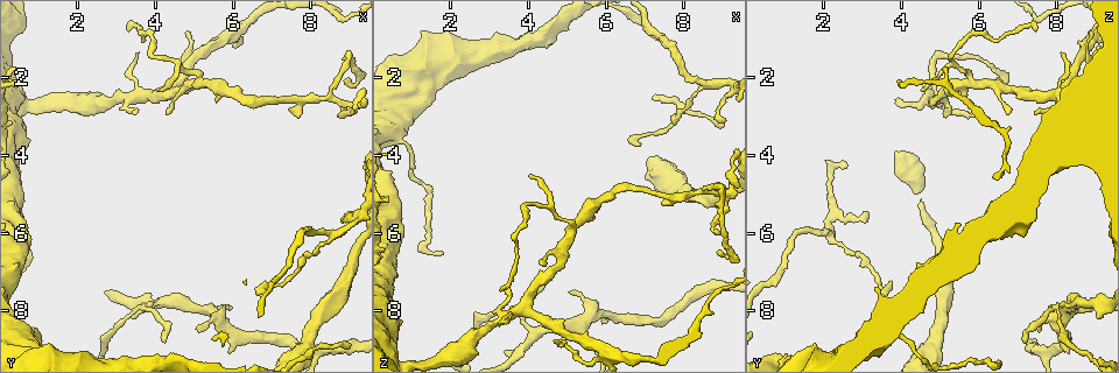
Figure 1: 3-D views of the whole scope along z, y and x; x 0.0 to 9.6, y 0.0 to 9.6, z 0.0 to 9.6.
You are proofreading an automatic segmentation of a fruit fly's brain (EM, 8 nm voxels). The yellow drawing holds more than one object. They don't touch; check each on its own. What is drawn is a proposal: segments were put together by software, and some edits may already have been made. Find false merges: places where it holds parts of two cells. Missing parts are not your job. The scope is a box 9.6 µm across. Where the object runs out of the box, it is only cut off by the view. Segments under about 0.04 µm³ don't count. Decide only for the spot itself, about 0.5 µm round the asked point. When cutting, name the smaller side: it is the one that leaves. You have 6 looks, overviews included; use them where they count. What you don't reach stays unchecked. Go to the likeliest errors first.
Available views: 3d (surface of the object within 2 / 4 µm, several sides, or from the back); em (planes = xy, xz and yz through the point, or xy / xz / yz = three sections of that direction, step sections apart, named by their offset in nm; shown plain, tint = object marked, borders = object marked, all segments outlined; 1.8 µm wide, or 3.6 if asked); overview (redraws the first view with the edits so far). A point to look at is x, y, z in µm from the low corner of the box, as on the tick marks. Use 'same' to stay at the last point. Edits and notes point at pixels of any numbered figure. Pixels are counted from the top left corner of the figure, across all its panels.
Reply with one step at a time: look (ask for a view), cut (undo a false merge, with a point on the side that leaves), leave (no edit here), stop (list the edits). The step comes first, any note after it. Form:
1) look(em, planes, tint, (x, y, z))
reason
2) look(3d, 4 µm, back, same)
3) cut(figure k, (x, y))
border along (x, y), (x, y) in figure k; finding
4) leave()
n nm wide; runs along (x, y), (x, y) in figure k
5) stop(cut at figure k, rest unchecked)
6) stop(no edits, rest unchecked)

look(3d, 4 µm, (5.60, 8.20, 8.00))
three arms meet

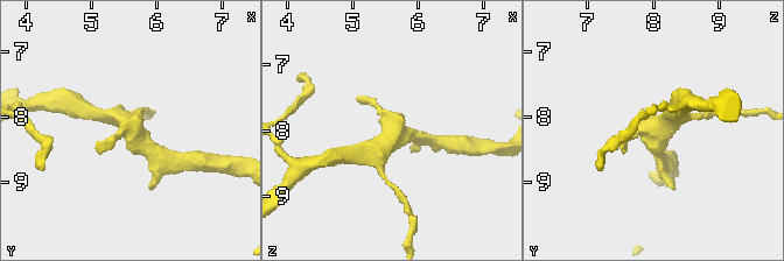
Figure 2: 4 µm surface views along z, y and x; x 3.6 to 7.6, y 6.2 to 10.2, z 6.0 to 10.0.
look(em, planes, borders, (5.65, 8.20, 8.05))

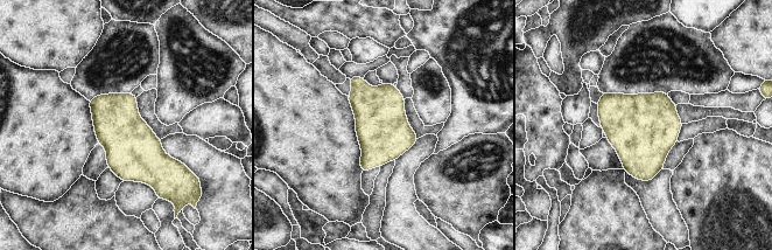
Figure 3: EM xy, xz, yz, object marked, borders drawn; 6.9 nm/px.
leave()
one cell here

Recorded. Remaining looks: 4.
look(em, xz, step 16, tint, (3.85, 2.45, 7.90))
three-way junction

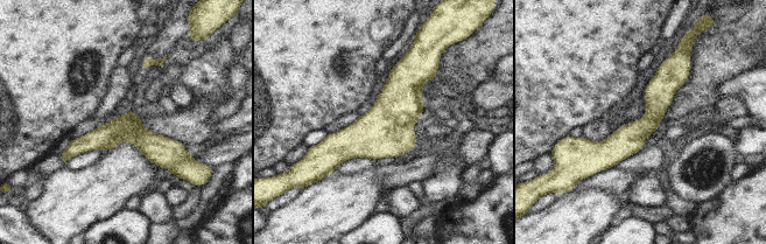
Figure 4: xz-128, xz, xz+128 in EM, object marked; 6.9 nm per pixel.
leave()
160 nm wide; runs along (408, 57), (402, 92), (331, 168) in figure 4; one cell here

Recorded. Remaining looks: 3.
look(3d, 4 µm, (0.65, 8.60, 3.55))
sudden change in width

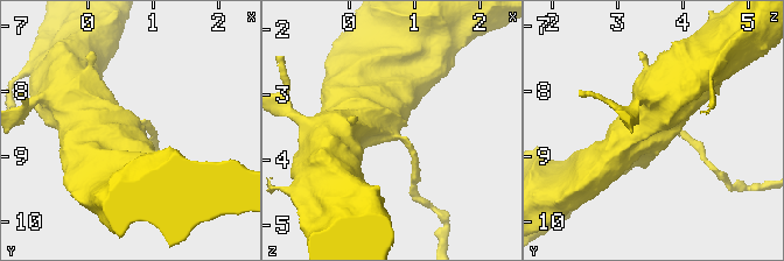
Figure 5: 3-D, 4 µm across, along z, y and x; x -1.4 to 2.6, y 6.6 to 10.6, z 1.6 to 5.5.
look(em, xy, step 16, tint, (0.70, 8.55, 3.60))
shape alone is not enough

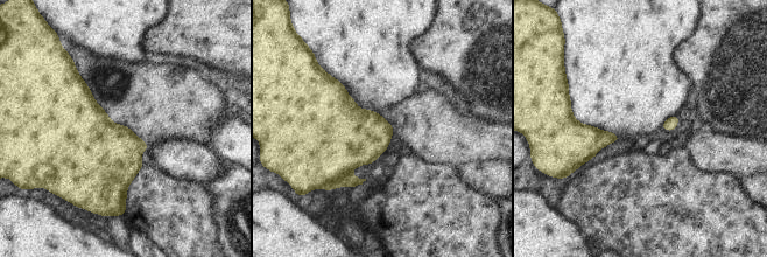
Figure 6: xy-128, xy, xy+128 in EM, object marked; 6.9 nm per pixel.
look(em, planes, tint, same)
another direction

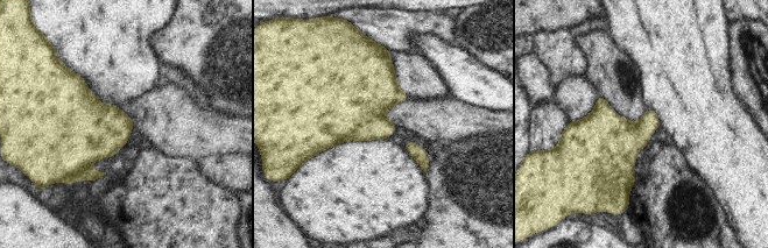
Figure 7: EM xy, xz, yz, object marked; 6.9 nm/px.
leave()
240 nm wide; continuous, no second cell

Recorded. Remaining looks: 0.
stop(no edits, rest unchecked)

